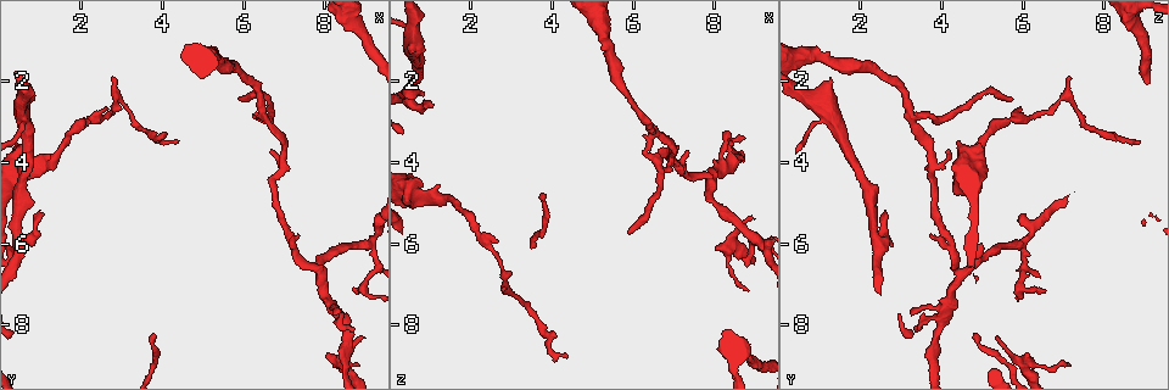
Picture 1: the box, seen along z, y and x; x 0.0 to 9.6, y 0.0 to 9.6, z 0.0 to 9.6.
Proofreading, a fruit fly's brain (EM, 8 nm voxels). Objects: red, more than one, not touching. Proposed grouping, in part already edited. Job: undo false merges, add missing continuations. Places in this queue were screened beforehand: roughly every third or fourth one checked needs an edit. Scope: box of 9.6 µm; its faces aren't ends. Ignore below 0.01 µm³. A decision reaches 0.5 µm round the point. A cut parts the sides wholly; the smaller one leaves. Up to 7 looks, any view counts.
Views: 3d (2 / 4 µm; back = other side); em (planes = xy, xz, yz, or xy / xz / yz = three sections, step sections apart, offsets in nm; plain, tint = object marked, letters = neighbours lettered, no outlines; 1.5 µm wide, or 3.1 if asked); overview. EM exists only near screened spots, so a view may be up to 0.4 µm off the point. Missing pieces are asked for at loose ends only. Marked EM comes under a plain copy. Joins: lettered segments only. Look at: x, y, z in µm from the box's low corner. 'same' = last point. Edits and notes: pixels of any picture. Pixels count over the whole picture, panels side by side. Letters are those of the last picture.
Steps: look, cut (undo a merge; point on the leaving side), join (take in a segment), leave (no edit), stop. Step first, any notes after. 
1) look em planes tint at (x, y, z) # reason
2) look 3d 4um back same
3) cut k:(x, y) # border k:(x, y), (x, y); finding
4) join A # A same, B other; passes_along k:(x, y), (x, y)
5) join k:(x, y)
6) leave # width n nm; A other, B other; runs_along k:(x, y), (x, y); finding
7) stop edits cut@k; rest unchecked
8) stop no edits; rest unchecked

look em planes letters at (6.45, 2.90, 3.30) # three-way junction

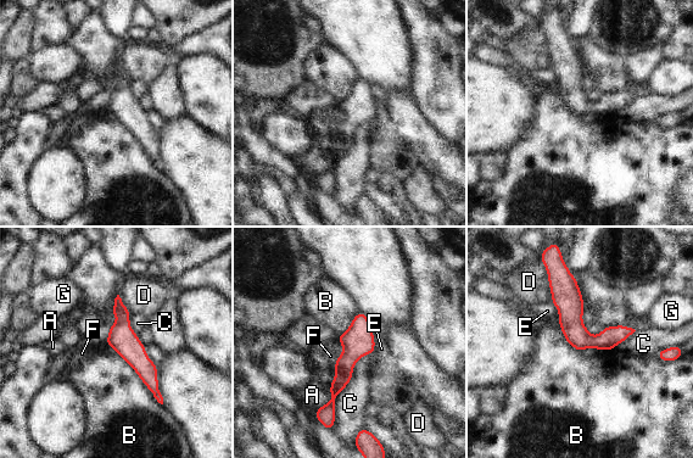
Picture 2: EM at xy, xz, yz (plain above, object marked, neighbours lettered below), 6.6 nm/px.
leave # width 160 nm; A other, B other, C other, D other, E other, F other, G other; border 2:(116, 353), (162, 405); continuous, no second neuron

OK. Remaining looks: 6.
look em xy step 4 tint at (9.10, 6.00, 5.90) # three-way junction

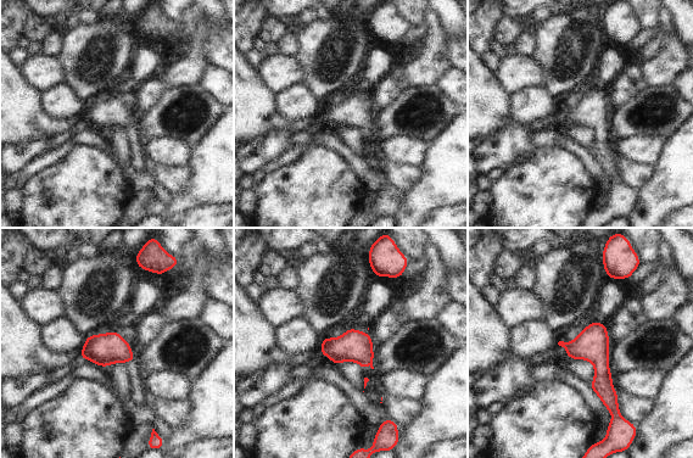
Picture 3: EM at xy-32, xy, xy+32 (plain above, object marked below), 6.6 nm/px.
look em yz step 4 letters same # another direction

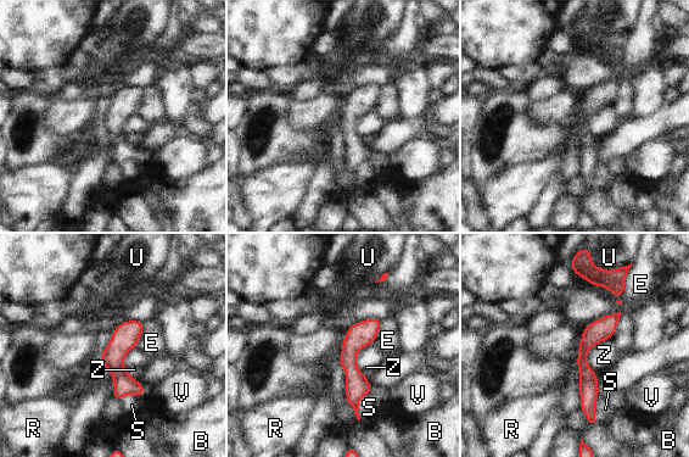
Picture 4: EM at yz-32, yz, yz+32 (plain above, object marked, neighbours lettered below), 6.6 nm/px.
leave # longest_contact Z 280 nm; B other, E other, R other, S other, U other, V other, Z other; runs_along 4:(616, 316), (583, 347), (589, 417); all the same neuron

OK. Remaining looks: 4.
look 3d 2um at (8.90, 8.95, 7.20) # free end

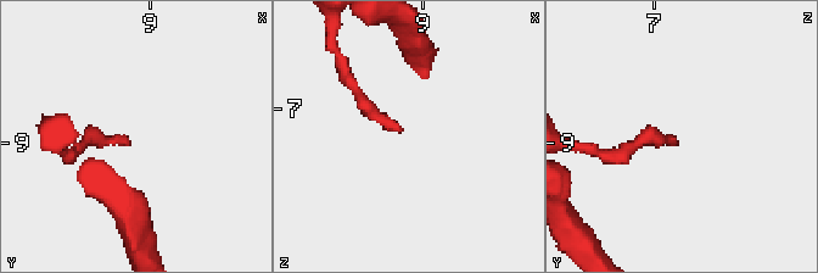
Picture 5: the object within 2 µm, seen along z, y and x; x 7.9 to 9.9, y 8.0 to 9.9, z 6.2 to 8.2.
look em xz step 8 tint at (8.86, 9.00, 7.16) # now the EM

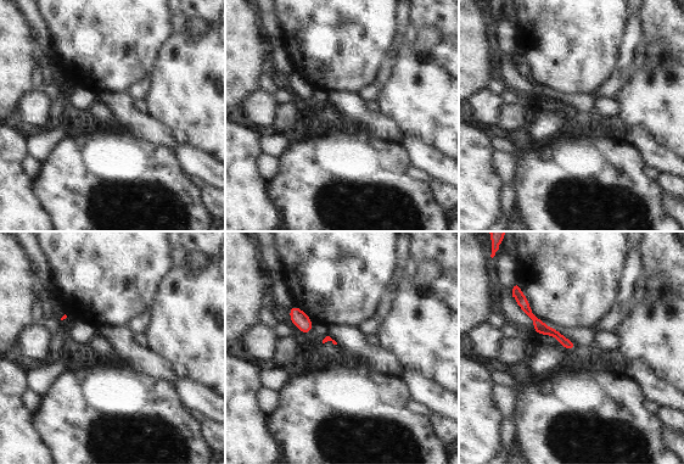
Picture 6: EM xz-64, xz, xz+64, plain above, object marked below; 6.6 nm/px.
look em planes letters same # another direction

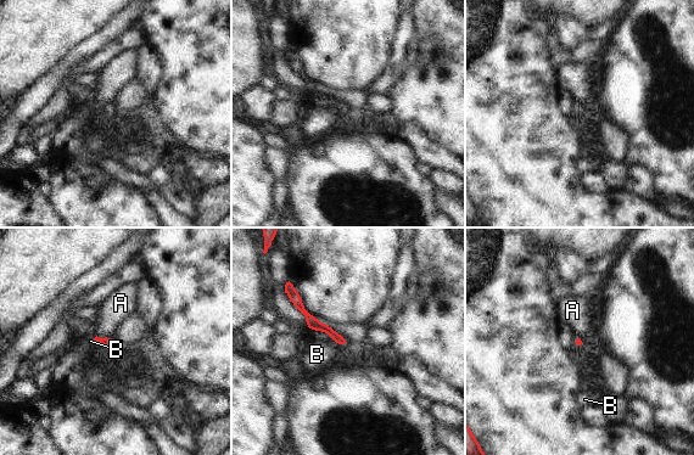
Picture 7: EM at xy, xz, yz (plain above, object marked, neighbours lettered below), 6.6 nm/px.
leave # longest_contact A 100 nm; A other, B other; border 7:(96, 335), (100, 337), (110, 336); no lettered segment goes on from it

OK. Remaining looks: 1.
stop no edits; rest unchecked

